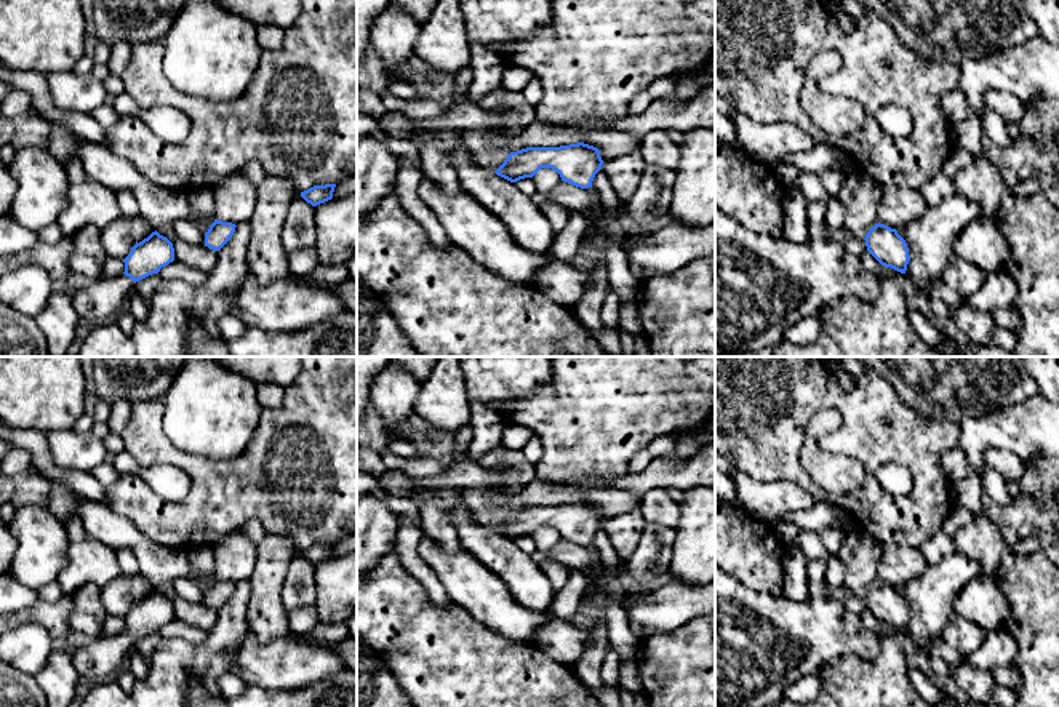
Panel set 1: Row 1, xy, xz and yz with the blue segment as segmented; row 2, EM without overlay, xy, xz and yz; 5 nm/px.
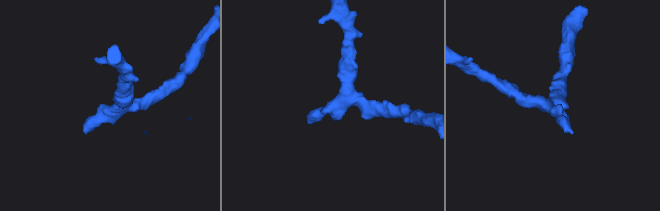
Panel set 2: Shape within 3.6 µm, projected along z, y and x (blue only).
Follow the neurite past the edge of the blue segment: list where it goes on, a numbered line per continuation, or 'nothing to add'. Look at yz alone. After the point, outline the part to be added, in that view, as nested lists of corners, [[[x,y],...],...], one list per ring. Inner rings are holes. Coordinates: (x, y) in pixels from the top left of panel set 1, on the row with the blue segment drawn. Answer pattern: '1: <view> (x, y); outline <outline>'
nothing to add

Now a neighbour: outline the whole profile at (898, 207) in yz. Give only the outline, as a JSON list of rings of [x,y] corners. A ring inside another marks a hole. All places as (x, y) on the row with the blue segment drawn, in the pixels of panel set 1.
[[[897,186],[881,187],[881,200],[878,205],[880,224],[897,229],[921,218],[926,210],[928,203],[918,190]]]

